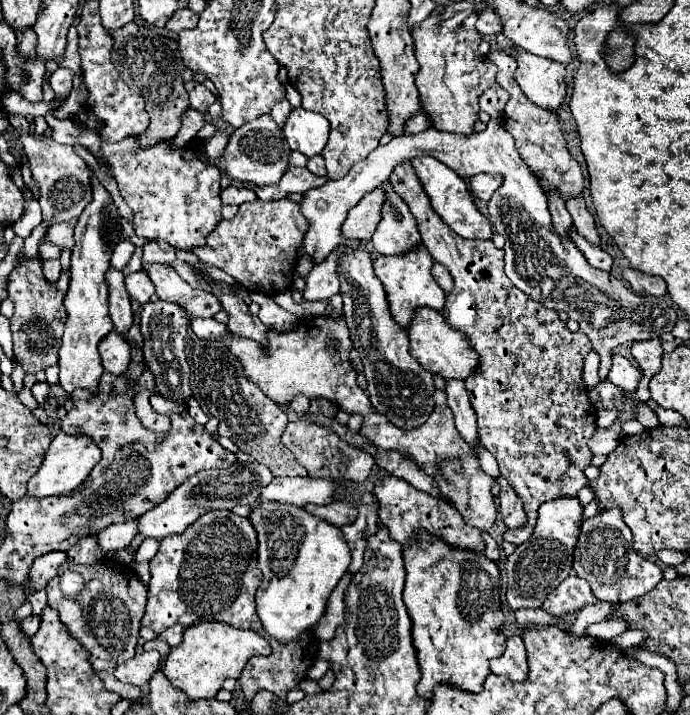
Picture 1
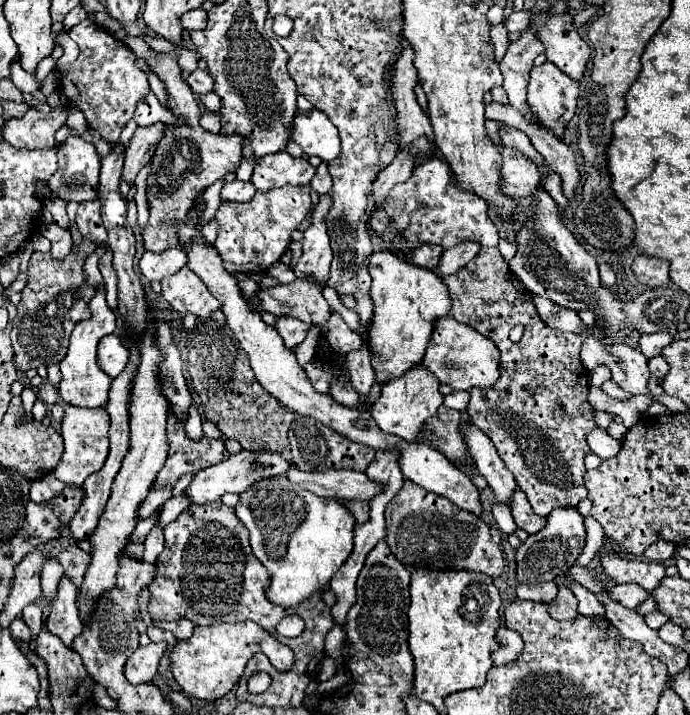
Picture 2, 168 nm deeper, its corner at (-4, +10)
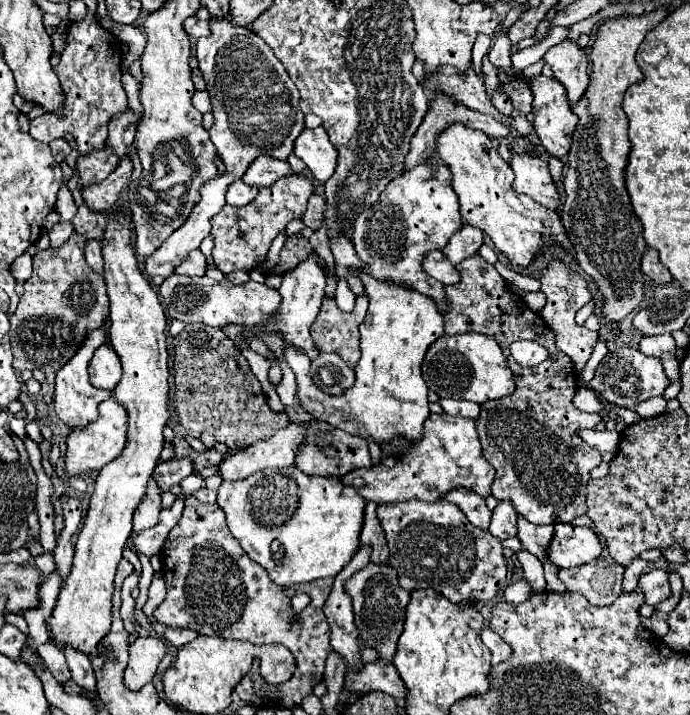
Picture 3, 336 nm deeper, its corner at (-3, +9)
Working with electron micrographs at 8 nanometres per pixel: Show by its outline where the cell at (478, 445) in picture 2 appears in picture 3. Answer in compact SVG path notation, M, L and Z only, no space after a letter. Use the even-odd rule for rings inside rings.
M500 501L500 505L494 509L492 513L492 523L490 523L490 533L504 541L504 539L510 539L510 537L516 537L516 509L512 507L512 503L508 501Z

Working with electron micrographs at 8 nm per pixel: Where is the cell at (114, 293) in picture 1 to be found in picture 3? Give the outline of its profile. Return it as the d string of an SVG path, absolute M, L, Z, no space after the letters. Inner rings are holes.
M86 241L84 257L86 257L86 263L88 263L88 265L90 265L96 273L102 273L102 271L104 271L104 261L102 261L102 245L100 245L100 241Z

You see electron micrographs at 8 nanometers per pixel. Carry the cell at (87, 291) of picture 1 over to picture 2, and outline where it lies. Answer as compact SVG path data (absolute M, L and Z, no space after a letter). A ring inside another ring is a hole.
M99 244L97 250L93 254L89 254L85 258L83 264L83 274L89 286L95 288L95 296L89 300L89 310L91 310L91 318L89 320L81 320L75 324L71 338L69 338L69 350L67 356L61 360L59 368L61 368L61 384L59 384L59 394L65 402L81 406L81 408L99 408L107 402L107 392L111 388L111 376L105 376L105 372L101 372L99 364L97 364L97 344L103 336L111 334L117 326L117 318L115 314L107 308L105 302L105 288L103 288L103 280L101 280L101 272L97 268L97 262L101 258L101 252L105 252L105 244Z

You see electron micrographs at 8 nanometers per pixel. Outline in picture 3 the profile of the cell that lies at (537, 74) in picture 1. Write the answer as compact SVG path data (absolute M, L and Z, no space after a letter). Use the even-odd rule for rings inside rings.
M544 75L530 77L530 85L532 85L532 93L534 93L534 101L532 101L534 129L536 129L536 133L540 137L540 145L546 149L548 155L562 159L570 151L572 133L574 133L576 123L578 123L578 117L572 113L572 107L568 103L566 89L560 85L560 81L548 79Z

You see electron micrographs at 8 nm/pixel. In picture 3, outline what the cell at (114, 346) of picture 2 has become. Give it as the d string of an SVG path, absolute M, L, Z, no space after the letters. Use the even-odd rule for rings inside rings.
M100 345L88 365L88 373L90 373L90 381L94 387L112 391L122 377L120 361L114 349L110 349L108 345Z

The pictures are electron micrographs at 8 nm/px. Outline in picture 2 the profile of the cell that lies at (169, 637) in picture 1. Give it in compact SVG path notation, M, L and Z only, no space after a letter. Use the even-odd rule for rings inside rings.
M181 618L181 620L177 620L177 622L155 622L155 626L173 632L177 640L189 638L189 636L193 634L193 628L195 628L195 624L193 624L191 620L185 620L185 618Z

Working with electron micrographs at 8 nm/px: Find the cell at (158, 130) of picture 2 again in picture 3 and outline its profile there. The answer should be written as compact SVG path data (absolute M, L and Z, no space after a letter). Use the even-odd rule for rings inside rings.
M128 157L120 159L120 165L98 185L88 185L88 189L82 189L82 199L88 205L88 209L96 209L98 213L110 213L114 211L122 187L128 185L132 177L132 161Z

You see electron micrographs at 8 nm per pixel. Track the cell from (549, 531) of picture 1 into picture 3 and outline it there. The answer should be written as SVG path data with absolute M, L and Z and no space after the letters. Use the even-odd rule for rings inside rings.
M568 523L554 525L554 539L548 547L548 559L556 567L576 567L594 561L600 551L600 539L590 527L574 527Z

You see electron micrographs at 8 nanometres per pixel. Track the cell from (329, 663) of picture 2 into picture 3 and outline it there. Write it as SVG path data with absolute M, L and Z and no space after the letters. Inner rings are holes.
M376 659L366 663L360 673L346 675L346 689L354 693L368 693L368 691L384 691L394 699L406 699L406 687L396 673L396 667L390 661Z

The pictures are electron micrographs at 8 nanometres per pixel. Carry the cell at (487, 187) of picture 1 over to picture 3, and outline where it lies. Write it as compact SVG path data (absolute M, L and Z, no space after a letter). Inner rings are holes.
M514 155L512 171L516 175L514 189L518 193L530 195L536 203L544 205L546 209L558 209L560 193L550 177L546 161L540 161L540 157L530 155Z

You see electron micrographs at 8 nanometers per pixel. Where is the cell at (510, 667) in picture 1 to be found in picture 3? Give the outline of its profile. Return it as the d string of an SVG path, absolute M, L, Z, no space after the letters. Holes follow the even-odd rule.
M484 627L480 637L482 637L482 643L492 651L492 665L498 665L498 663L502 663L502 661L506 661L510 657L510 653L512 653L510 645L504 643L500 639L500 635L496 635L492 629Z

